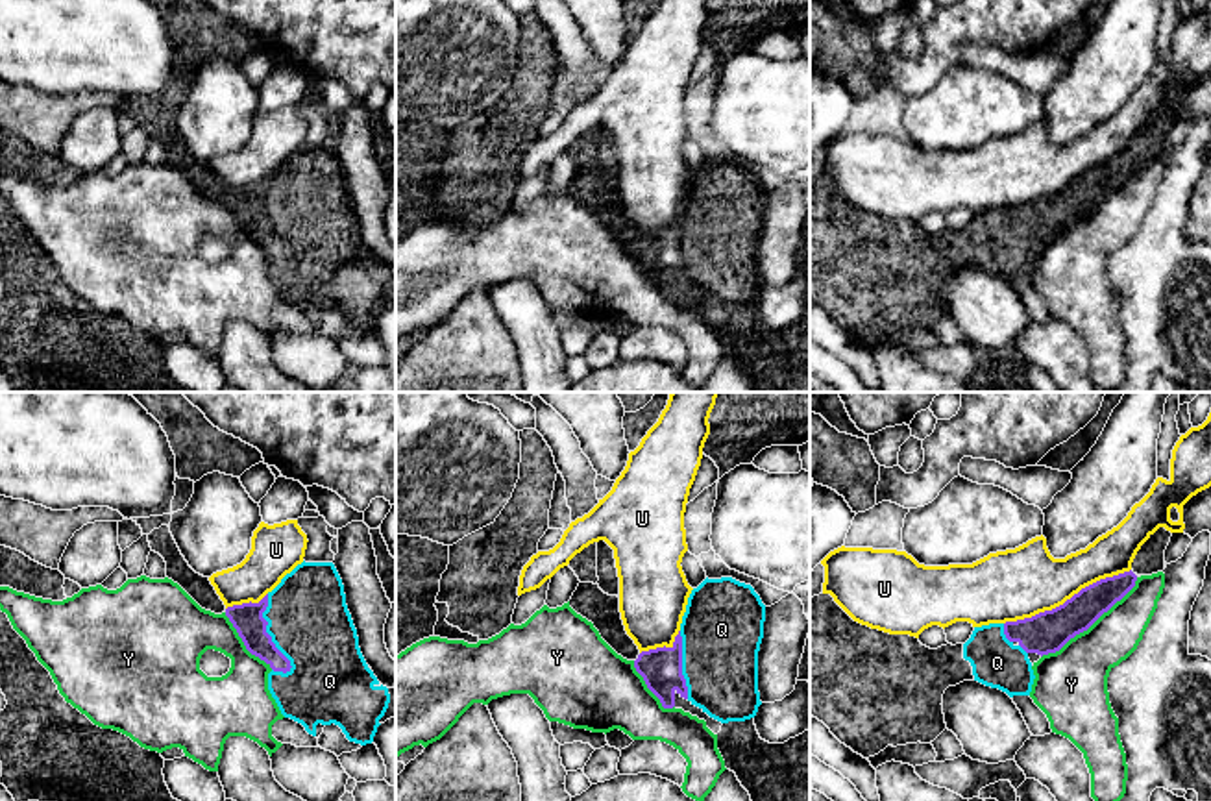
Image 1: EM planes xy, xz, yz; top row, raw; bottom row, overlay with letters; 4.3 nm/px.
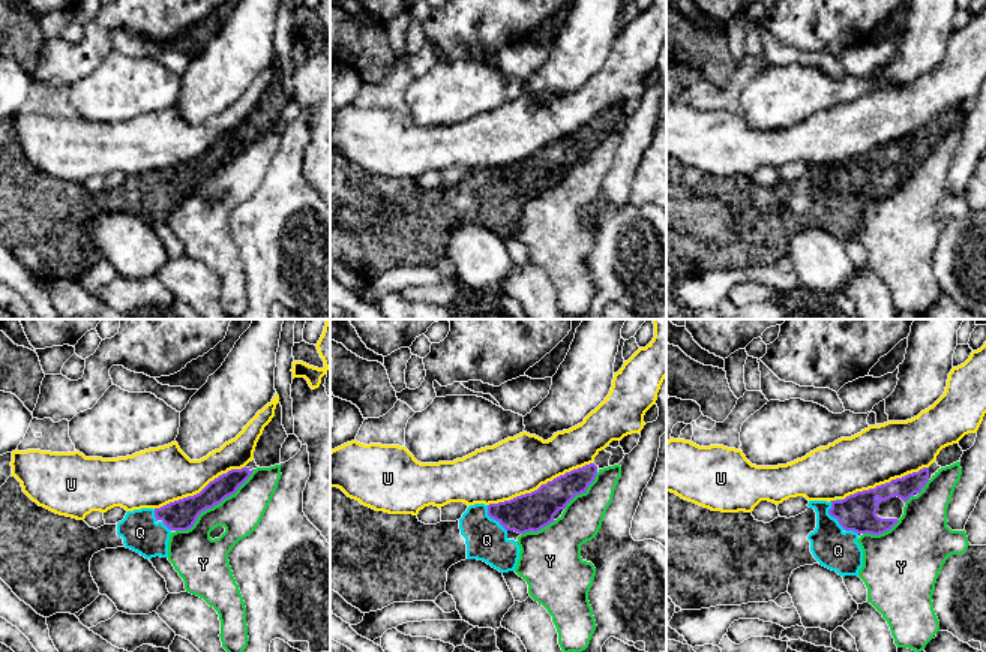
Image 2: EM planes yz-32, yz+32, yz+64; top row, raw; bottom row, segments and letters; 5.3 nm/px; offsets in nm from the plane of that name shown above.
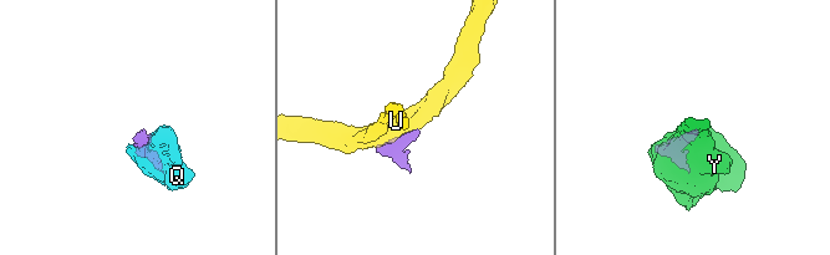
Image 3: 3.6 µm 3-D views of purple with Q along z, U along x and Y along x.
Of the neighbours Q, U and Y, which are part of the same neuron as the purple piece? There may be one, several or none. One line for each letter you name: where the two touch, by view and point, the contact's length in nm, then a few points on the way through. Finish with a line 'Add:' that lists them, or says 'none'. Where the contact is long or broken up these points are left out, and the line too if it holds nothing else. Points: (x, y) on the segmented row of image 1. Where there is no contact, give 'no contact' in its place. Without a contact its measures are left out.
Q: xy (269, 635) | 360 nm
Add: Q

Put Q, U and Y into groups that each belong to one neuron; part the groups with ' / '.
Q / U / Y

